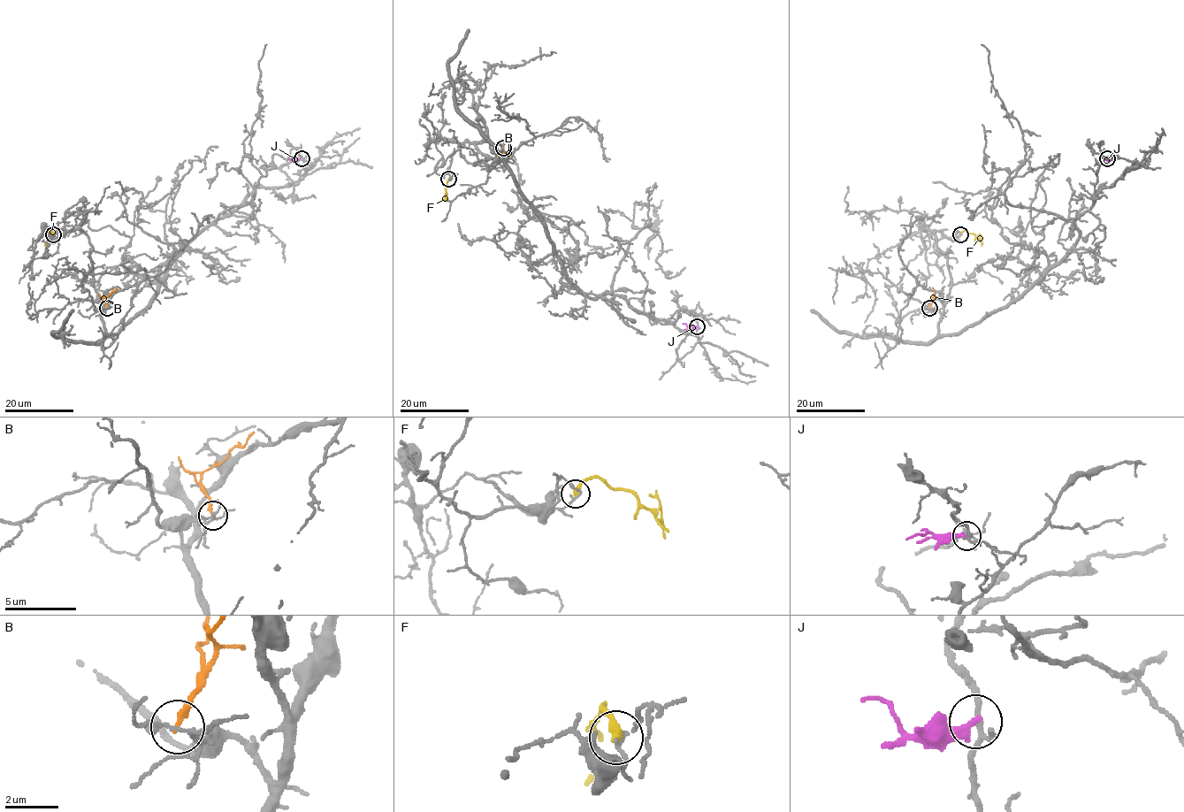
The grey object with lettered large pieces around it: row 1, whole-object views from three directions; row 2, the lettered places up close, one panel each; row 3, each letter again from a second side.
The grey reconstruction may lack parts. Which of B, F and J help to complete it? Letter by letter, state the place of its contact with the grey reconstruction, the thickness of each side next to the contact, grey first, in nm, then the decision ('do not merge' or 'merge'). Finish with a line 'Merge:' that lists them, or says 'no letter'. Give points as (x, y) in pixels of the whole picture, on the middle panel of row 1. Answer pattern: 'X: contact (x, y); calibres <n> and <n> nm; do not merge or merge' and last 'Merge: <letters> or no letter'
B: contact (503, 148); calibres 120 and 240 nm; do not merge
F: contact (448, 179); calibres 120 and 320 nm; do not merge
J: contact (697, 326); calibres 160 and 320 nm; do not merge
Merge: no letter

